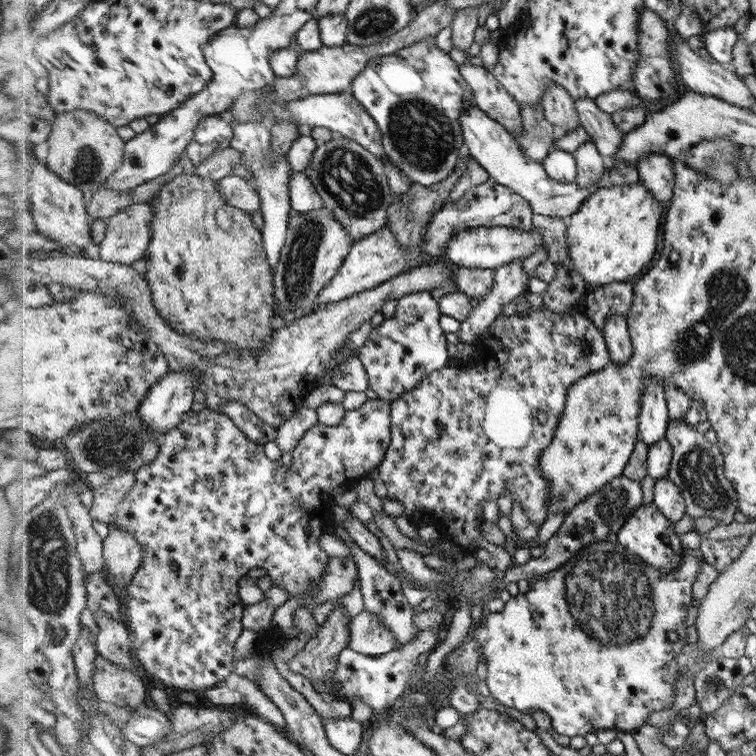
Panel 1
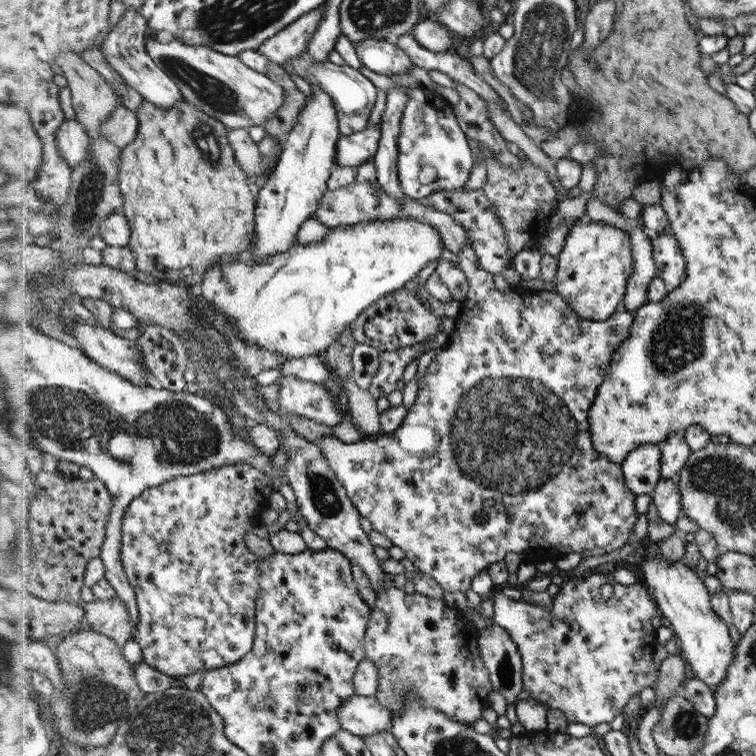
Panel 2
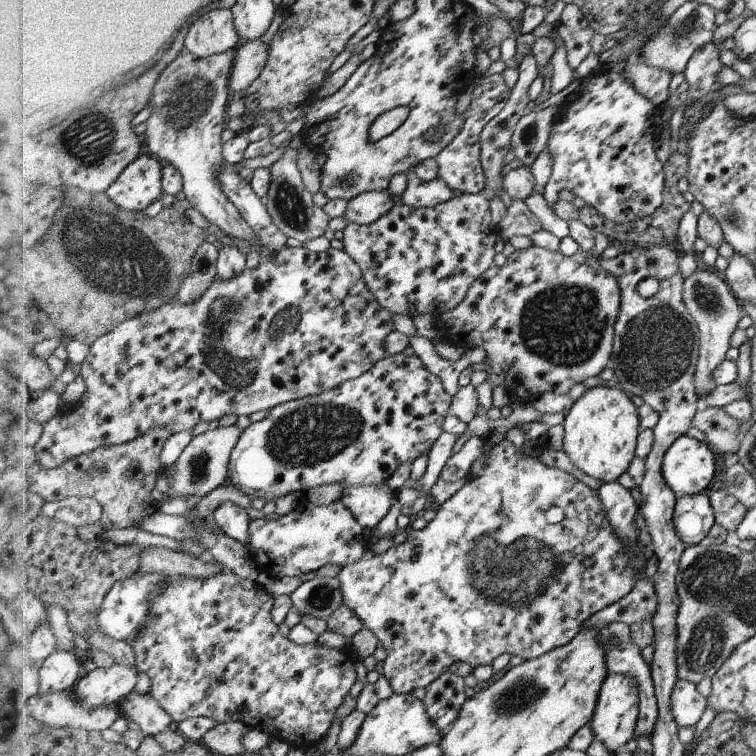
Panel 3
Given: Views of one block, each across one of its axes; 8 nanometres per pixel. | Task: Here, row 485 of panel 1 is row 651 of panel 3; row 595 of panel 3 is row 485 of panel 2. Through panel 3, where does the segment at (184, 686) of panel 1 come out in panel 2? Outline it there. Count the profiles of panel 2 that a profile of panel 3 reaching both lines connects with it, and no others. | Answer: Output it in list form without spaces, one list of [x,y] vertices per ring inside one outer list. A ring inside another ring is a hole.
[[[238,462],[238,464],[206,470],[200,474],[180,476],[166,482],[166,485],[150,488],[129,506],[123,525],[122,558],[130,582],[136,589],[138,605],[140,605],[140,613],[142,613],[136,638],[141,642],[146,661],[167,675],[185,679],[194,673],[232,665],[241,661],[254,648],[258,631],[257,598],[262,594],[262,560],[252,552],[250,544],[246,542],[246,533],[250,533],[250,530],[256,528],[256,525],[262,521],[262,512],[269,507],[269,498],[274,492],[269,477],[266,471],[260,470],[248,462]]]

